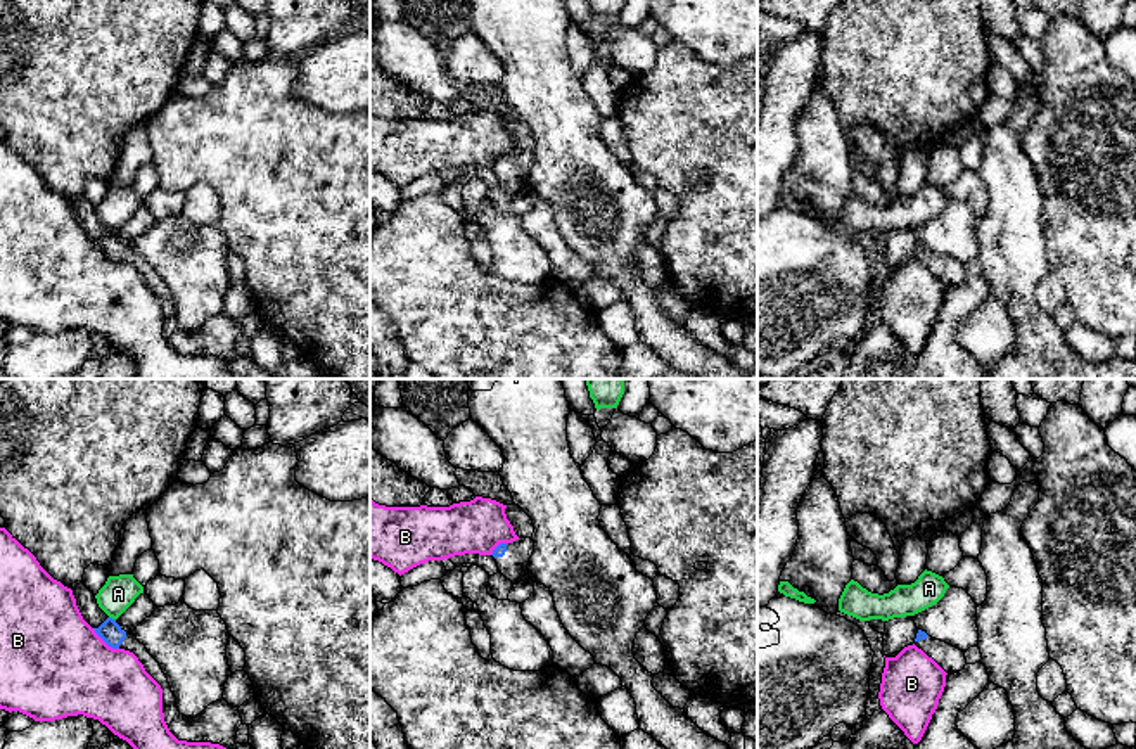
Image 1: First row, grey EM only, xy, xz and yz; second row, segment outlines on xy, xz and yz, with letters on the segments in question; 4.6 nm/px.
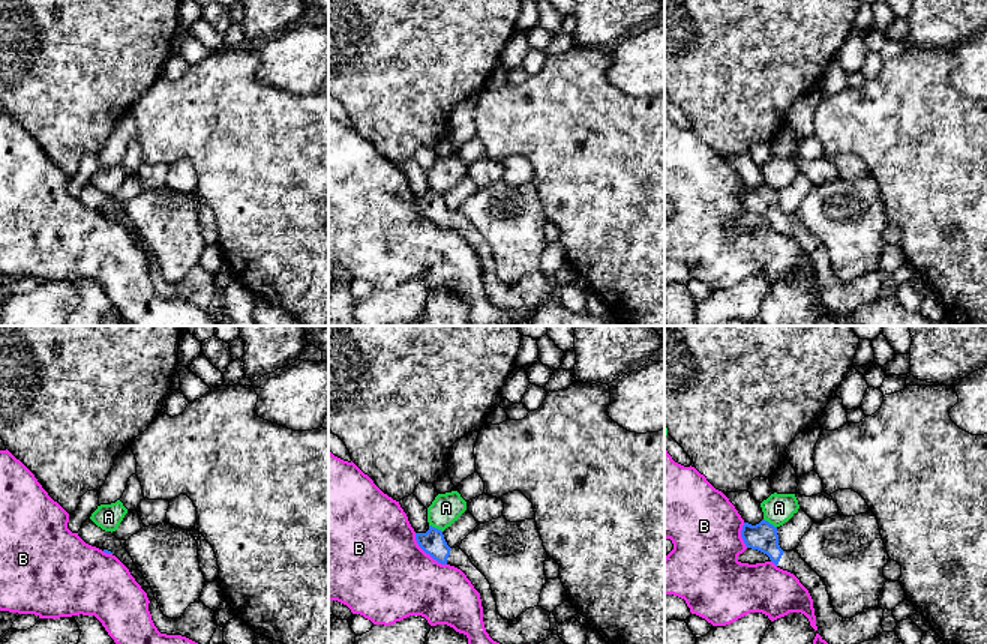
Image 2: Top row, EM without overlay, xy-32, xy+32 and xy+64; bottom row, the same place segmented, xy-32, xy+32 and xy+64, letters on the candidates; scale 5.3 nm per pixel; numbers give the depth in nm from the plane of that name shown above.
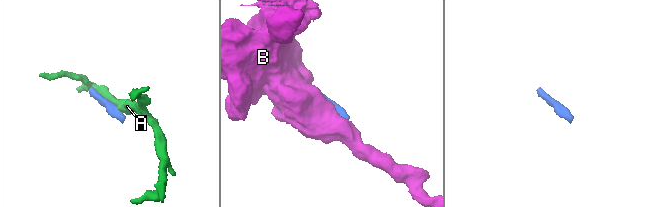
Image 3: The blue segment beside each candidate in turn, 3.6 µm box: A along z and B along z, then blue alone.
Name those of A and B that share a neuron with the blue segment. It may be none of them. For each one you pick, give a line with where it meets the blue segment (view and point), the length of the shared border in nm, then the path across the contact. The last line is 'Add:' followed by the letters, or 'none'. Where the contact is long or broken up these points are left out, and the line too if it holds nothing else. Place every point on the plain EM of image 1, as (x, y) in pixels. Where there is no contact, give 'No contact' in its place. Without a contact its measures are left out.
Add: none

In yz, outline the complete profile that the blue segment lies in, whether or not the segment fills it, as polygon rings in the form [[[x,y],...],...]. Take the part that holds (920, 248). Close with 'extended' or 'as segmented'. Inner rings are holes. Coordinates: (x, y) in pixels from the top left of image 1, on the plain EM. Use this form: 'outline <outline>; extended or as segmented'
outline [[[922,242],[916,246],[915,258],[932,270],[946,285],[958,285],[967,277],[963,263],[935,253]]]; extended

